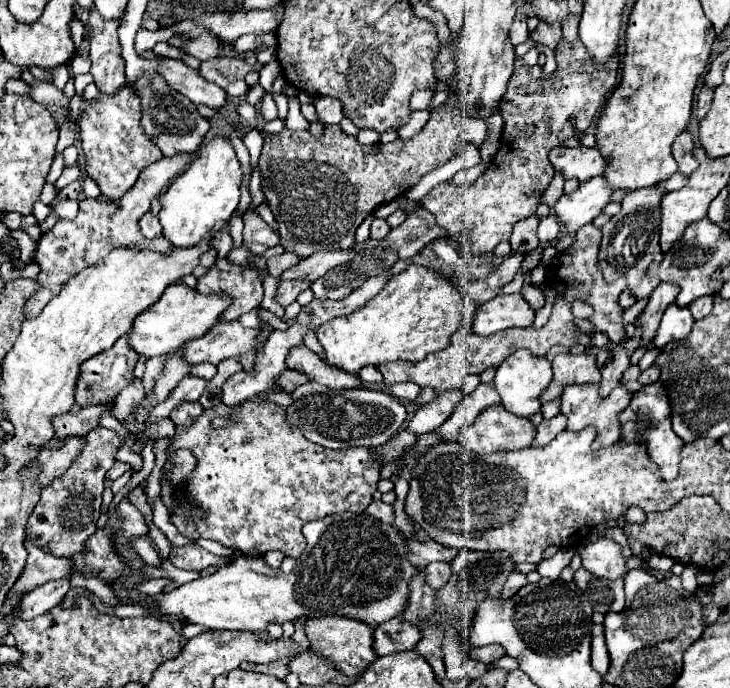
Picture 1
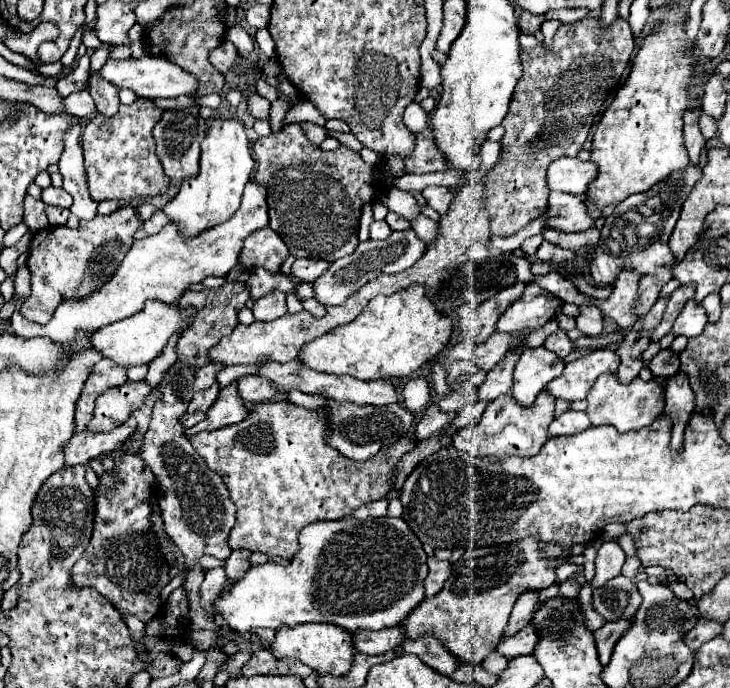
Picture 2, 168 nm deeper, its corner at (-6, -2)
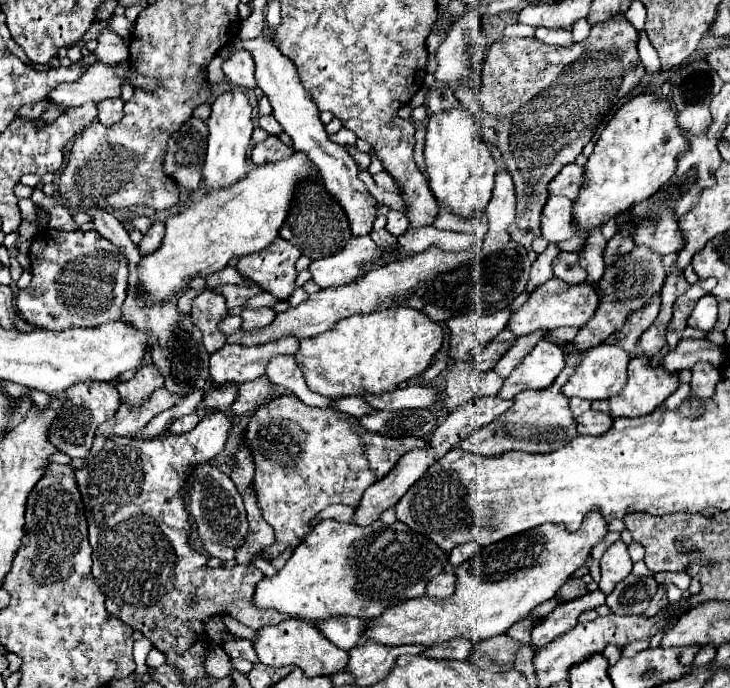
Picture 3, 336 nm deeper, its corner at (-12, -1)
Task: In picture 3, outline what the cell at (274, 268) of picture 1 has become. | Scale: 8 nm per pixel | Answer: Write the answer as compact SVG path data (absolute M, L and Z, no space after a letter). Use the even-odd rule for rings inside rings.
M369 235L353 237L347 241L345 249L337 255L311 261L307 267L313 275L313 281L321 287L337 287L353 281L355 277L363 275L361 267L367 261L375 261L375 243Z

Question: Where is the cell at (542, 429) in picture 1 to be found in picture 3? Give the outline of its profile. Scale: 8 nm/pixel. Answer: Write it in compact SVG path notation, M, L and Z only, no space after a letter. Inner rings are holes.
M585 411L577 417L577 431L581 435L601 435L611 427L613 419L601 411Z

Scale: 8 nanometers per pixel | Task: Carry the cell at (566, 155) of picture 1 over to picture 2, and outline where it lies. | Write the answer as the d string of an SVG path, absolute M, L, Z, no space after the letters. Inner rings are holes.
M559 158L557 162L553 162L553 166L549 166L547 186L549 190L581 196L585 194L589 182L595 176L597 176L597 166L591 160L581 162L579 158Z

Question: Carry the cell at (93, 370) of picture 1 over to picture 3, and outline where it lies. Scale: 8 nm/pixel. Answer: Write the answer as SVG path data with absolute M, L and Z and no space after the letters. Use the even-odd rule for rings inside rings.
M81 381L77 385L73 385L71 389L67 389L65 393L57 393L53 397L67 397L67 405L59 411L61 415L55 419L55 425L51 429L51 441L57 445L57 449L61 449L63 453L67 453L69 457L77 459L77 457L87 457L93 437L95 437L95 429L109 421L111 417L115 417L119 405L121 405L121 397L115 389L115 383L111 381Z

